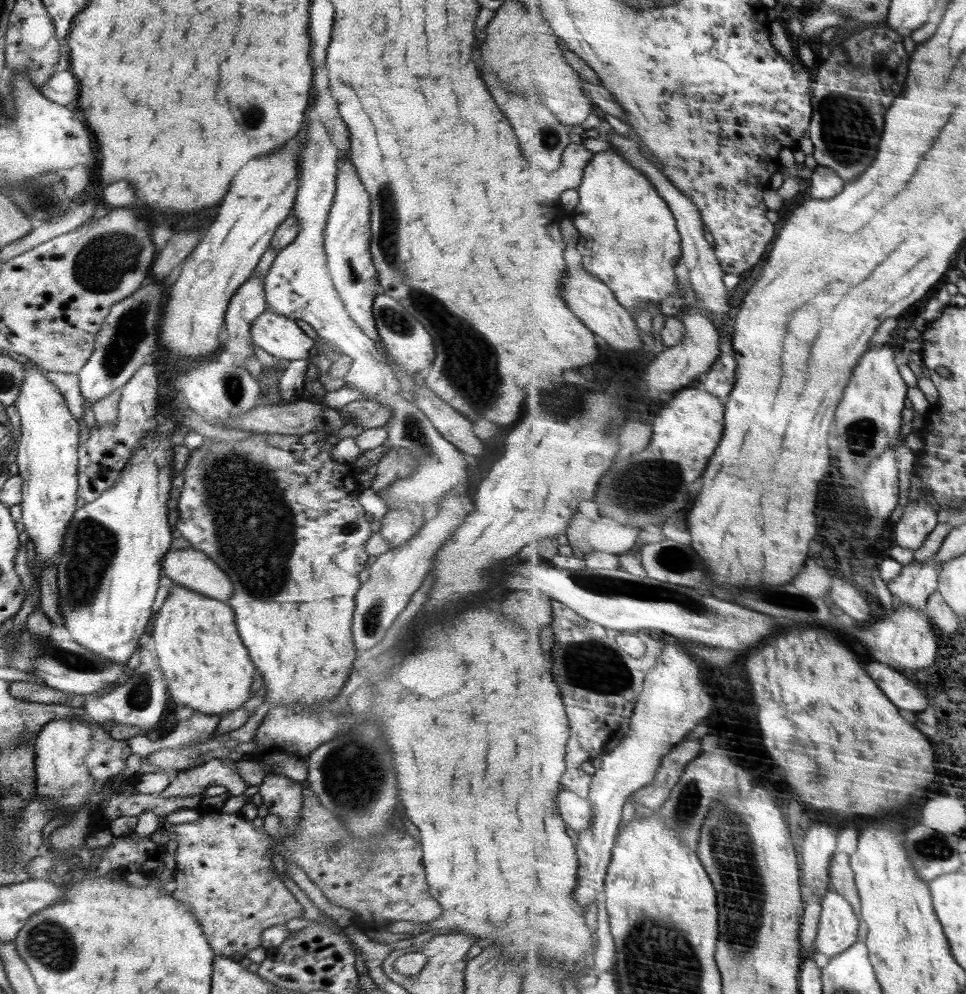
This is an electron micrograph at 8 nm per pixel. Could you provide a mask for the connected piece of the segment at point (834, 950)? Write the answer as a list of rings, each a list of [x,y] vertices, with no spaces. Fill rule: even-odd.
[[[832,887],[823,902],[816,948],[830,959],[845,953],[860,941],[861,922],[850,900]]]

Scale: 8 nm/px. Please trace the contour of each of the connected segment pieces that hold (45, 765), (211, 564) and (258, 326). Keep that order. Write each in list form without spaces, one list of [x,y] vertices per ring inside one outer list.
[[[71,716],[64,720],[51,720],[35,739],[35,790],[39,796],[47,798],[47,802],[53,804],[54,819],[66,811],[69,813],[67,822],[70,823],[76,812],[84,810],[88,804],[93,804],[96,807],[93,816],[97,820],[101,820],[101,802],[109,796],[108,793],[104,793],[102,788],[113,776],[124,772],[130,753],[131,748],[127,745],[126,740],[113,739],[98,723],[88,724],[85,720],[79,720],[77,716]]]
[[[193,547],[169,550],[162,568],[164,576],[174,583],[207,597],[226,602],[234,592],[224,571],[206,553]]]
[[[274,310],[265,311],[251,324],[253,344],[266,350],[283,363],[309,358],[315,342],[302,331],[296,321],[280,315]]]

